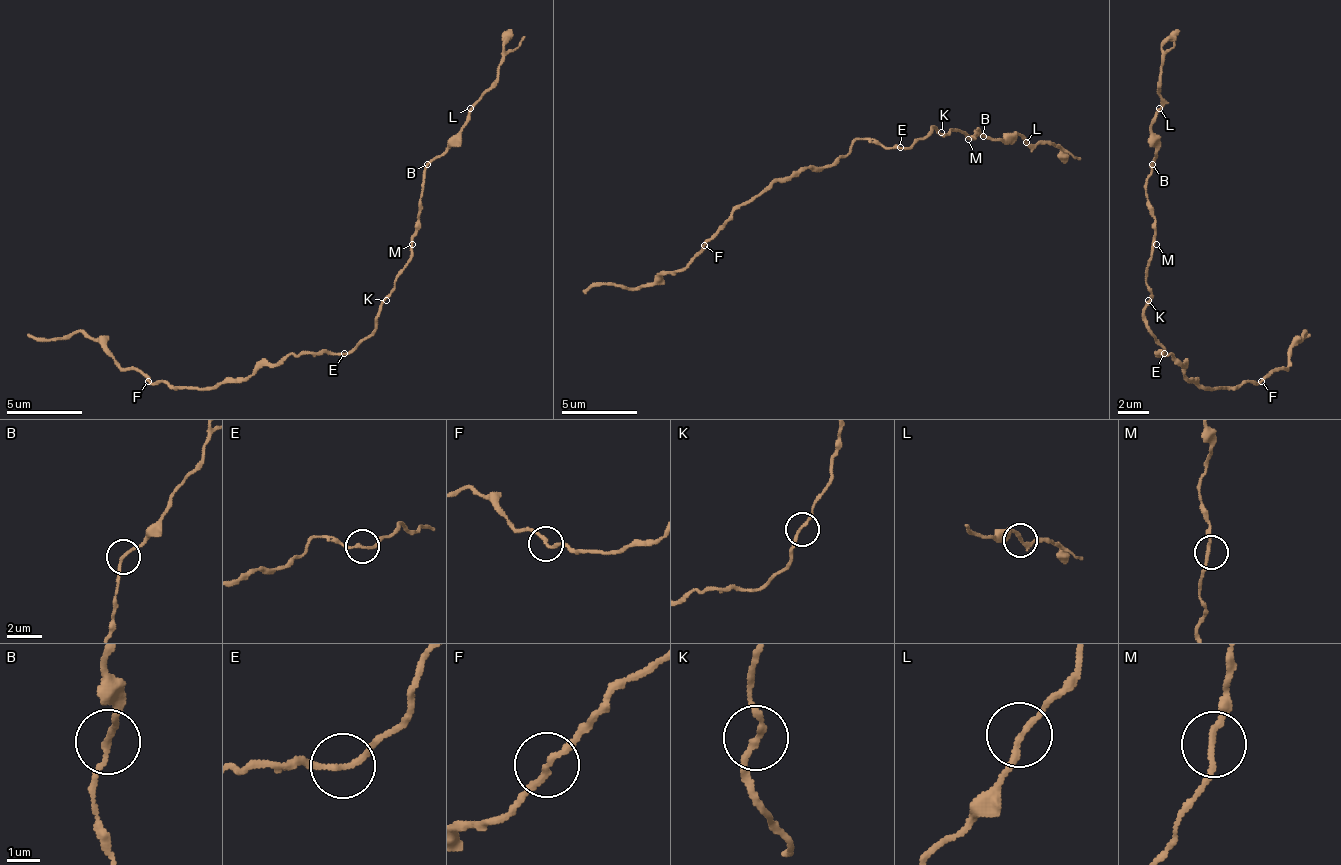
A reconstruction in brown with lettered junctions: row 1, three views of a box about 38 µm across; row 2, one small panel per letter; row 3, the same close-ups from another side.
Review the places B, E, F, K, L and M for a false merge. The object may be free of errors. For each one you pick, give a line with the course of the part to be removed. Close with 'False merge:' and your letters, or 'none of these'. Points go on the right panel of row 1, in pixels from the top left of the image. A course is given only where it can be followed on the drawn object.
False merge: none of these

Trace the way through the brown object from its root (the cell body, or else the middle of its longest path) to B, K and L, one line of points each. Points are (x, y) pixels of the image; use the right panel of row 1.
B: (1164, 353), (1164, 346), (1145, 327), (1148, 300), (1145, 270), (1156, 244), (1156, 217), (1145, 191), (1152, 164)
K: (1164, 353), (1164, 346), (1145, 327), (1145, 304), (1148, 300)
L: (1164, 353), (1145, 327), (1145, 270), (1156, 244), (1145, 179), (1156, 157), (1152, 126), (1160, 107)

